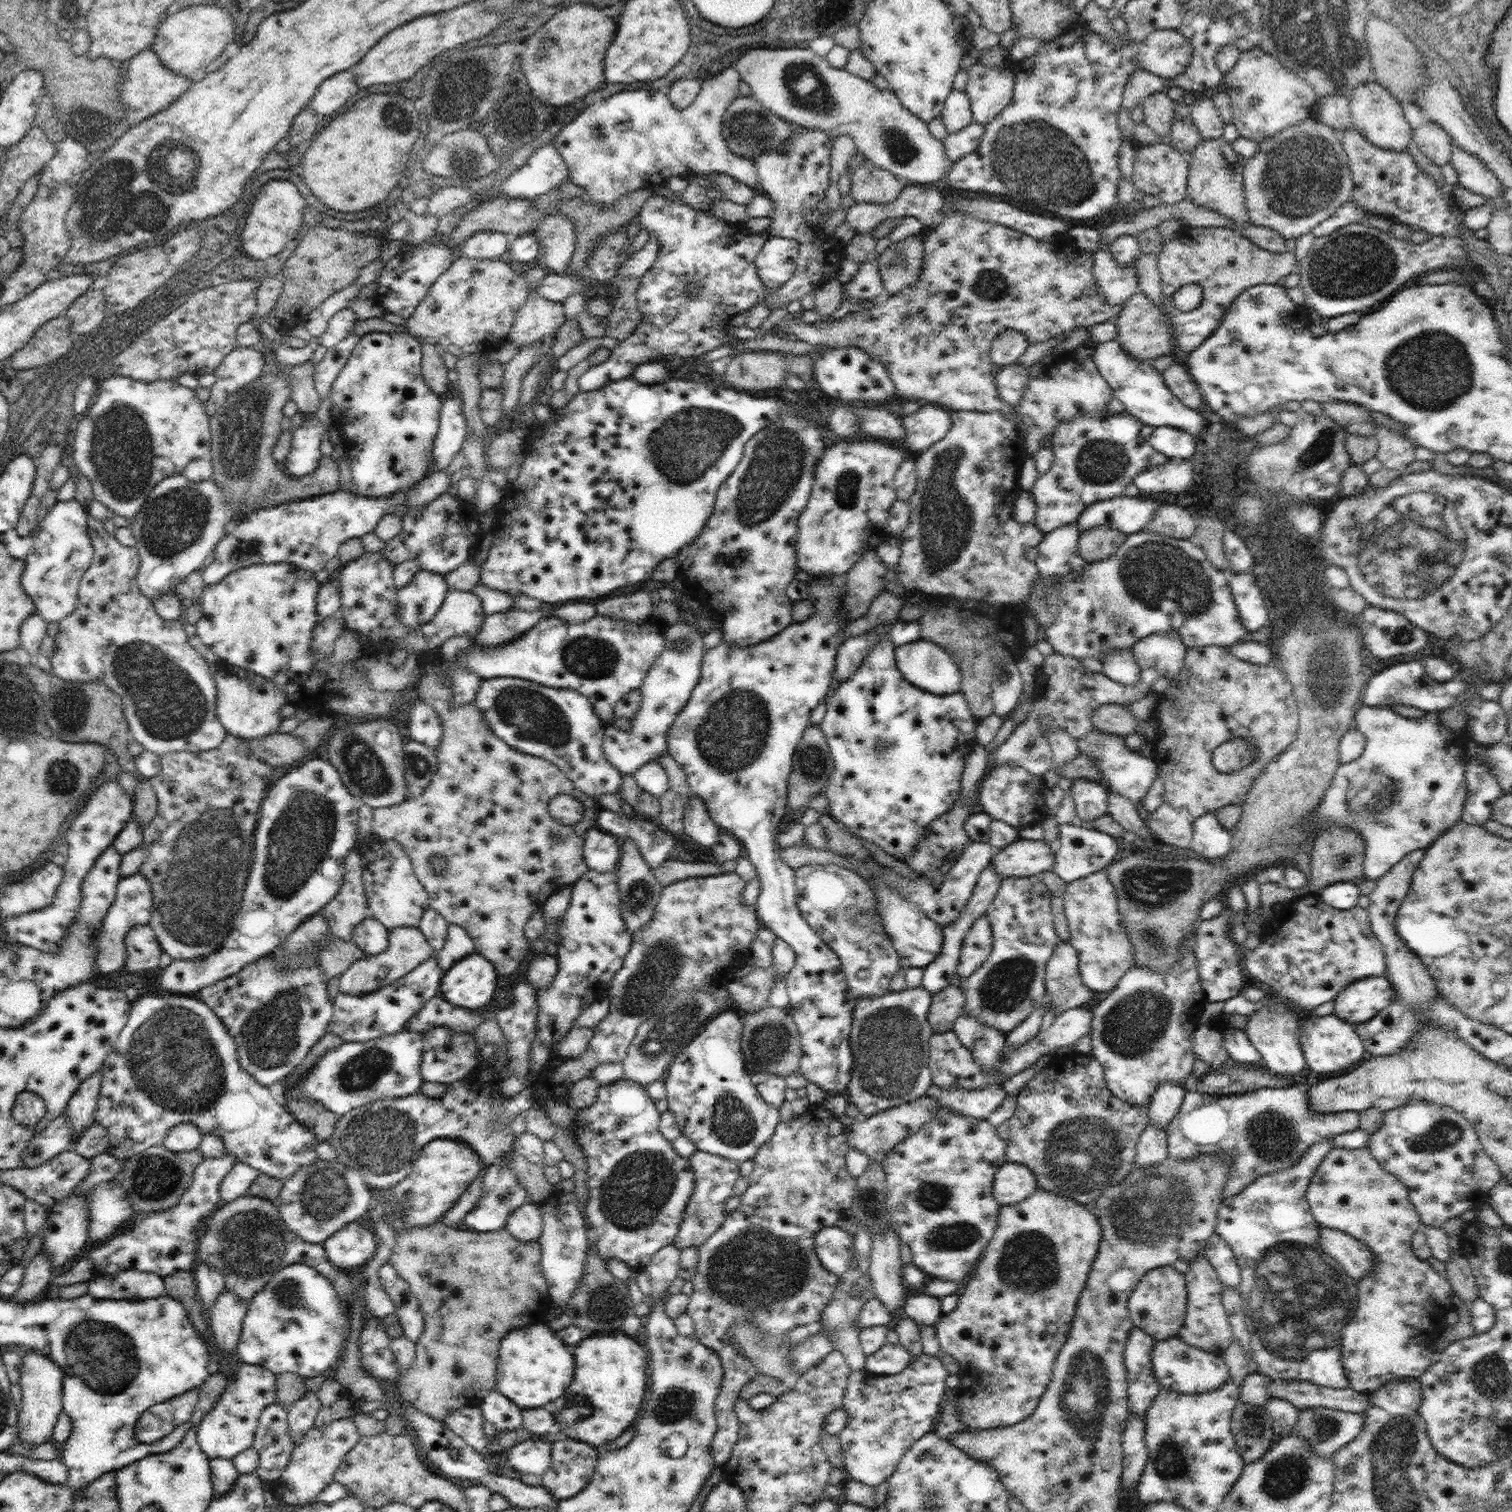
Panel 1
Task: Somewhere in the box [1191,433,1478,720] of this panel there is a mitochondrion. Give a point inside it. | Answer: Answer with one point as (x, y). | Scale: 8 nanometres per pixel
(1409, 550)

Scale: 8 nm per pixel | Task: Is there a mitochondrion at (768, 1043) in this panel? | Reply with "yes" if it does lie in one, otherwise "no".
yes

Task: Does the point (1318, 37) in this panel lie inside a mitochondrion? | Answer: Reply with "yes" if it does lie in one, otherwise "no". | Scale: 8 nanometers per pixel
yes

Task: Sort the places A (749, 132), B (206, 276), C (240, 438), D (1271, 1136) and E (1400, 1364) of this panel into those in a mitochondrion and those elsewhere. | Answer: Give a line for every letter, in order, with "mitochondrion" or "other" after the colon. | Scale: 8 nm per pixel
A: mitochondrion
B: mitochondrion
C: mitochondrion
D: mitochondrion
E: other

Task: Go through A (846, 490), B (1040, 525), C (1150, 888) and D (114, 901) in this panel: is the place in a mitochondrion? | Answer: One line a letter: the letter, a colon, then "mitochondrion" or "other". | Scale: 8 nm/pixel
A: mitochondrion
B: other
C: mitochondrion
D: other

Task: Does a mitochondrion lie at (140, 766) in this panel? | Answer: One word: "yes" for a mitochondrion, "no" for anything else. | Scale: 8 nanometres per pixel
no

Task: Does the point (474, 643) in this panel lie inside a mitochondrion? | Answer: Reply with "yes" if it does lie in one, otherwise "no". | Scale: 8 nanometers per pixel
no

